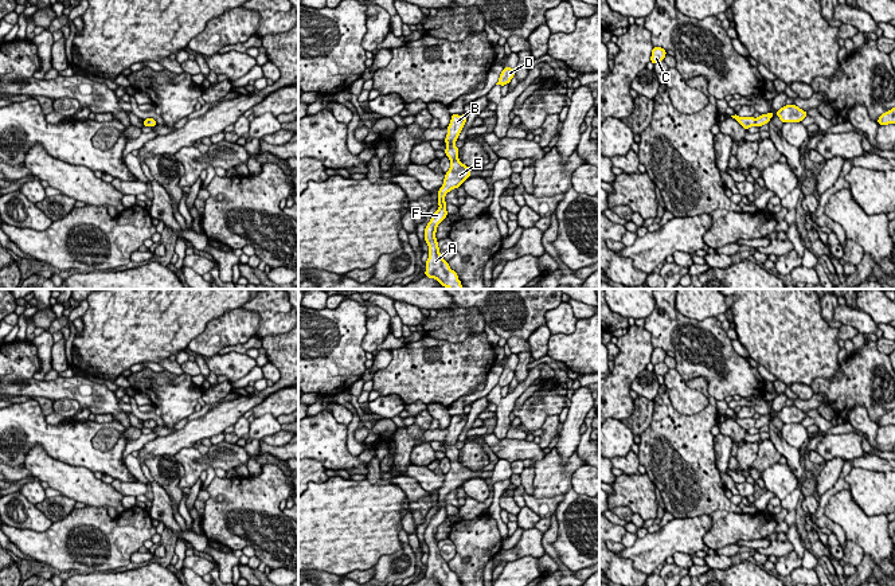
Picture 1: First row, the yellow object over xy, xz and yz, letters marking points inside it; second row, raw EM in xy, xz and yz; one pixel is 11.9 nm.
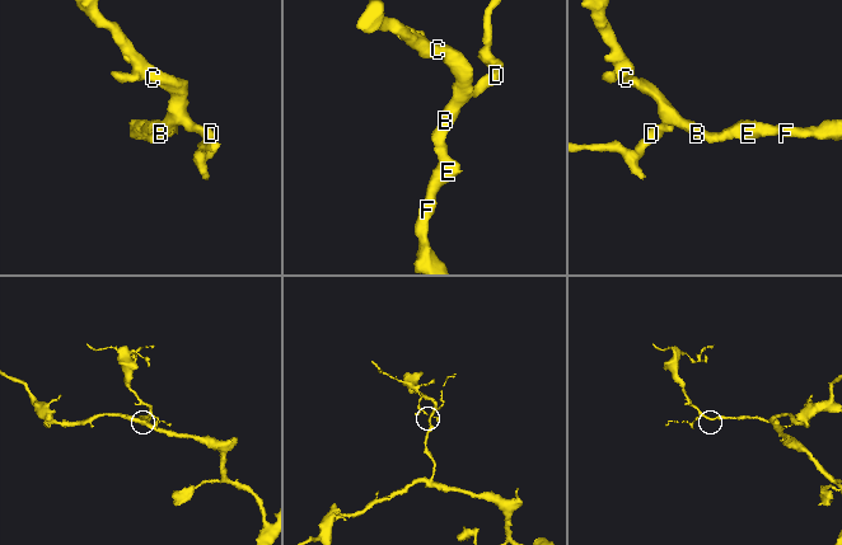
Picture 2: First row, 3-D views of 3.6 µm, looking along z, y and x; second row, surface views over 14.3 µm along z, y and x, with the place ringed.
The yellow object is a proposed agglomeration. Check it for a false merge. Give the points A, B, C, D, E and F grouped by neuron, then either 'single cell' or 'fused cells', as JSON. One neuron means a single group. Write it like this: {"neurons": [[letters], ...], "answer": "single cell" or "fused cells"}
{"neurons": [["A", "B", "C", "D", "E", "F"]], "answer": "single cell"}

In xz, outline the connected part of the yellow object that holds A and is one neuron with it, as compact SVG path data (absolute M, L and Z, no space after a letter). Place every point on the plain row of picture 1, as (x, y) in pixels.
M464 414L462 417L452 415L452 421L448 427L448 435L443 441L448 445L448 448L445 449L445 454L450 460L450 469L445 474L442 488L438 491L437 504L439 505L439 509L433 515L430 523L425 530L425 543L429 546L429 559L426 562L425 577L429 579L435 579L441 586L461 586L457 574L450 570L449 564L439 555L435 534L438 526L443 520L446 520L448 516L448 504L445 503L446 495L462 487L462 484L472 476L470 469L458 461L460 450L454 446L466 423L466 419L466 414Z

